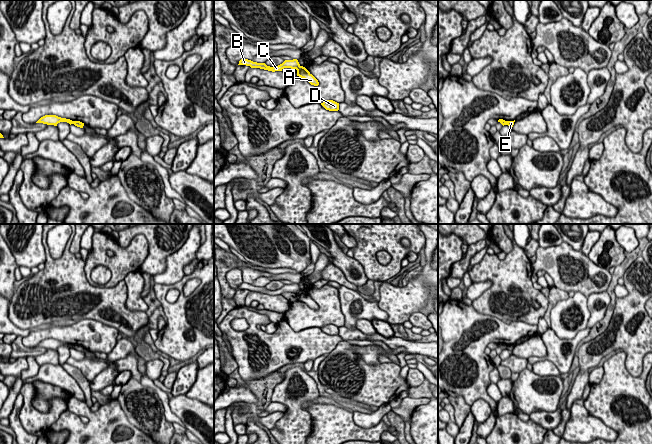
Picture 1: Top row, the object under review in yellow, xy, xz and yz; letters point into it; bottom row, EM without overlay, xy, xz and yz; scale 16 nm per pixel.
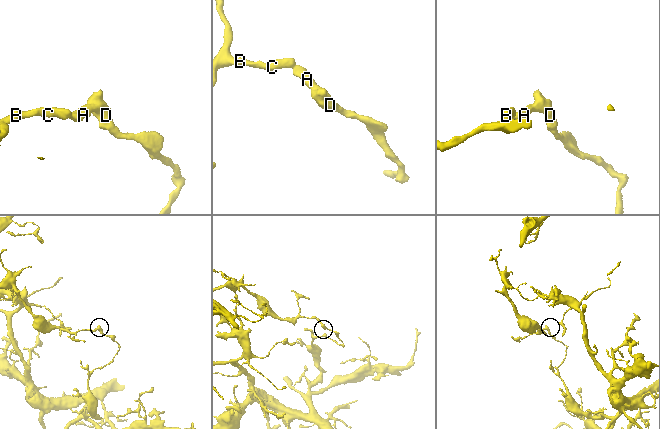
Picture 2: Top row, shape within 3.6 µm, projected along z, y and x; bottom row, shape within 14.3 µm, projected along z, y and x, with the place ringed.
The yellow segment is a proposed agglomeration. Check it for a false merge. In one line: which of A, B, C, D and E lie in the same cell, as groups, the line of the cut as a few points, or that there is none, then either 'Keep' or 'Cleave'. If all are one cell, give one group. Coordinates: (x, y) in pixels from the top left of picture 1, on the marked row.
Groups: A D E / B C. Split along xz (300, 66), (296, 69). Cleave

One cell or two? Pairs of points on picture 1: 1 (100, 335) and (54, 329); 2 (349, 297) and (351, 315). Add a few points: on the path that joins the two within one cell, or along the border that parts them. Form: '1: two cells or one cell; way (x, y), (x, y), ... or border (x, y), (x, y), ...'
1: one cell; way (89, 335), (65, 332)
2: one cell; way (351, 301), (351, 311)

